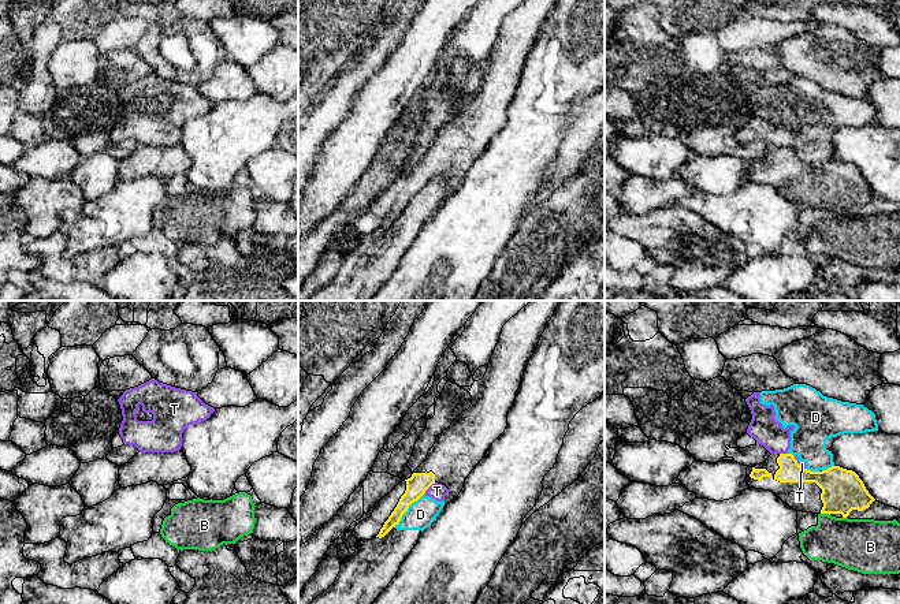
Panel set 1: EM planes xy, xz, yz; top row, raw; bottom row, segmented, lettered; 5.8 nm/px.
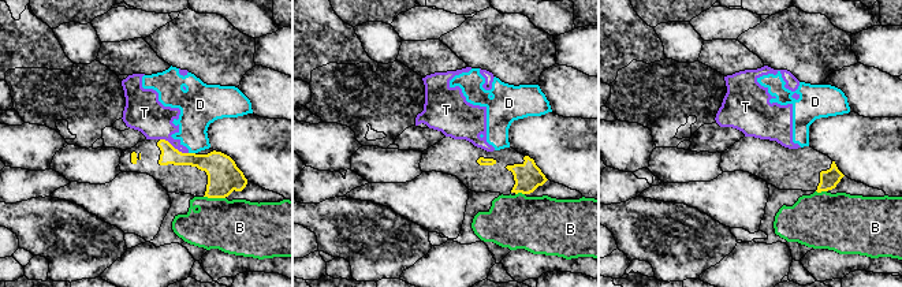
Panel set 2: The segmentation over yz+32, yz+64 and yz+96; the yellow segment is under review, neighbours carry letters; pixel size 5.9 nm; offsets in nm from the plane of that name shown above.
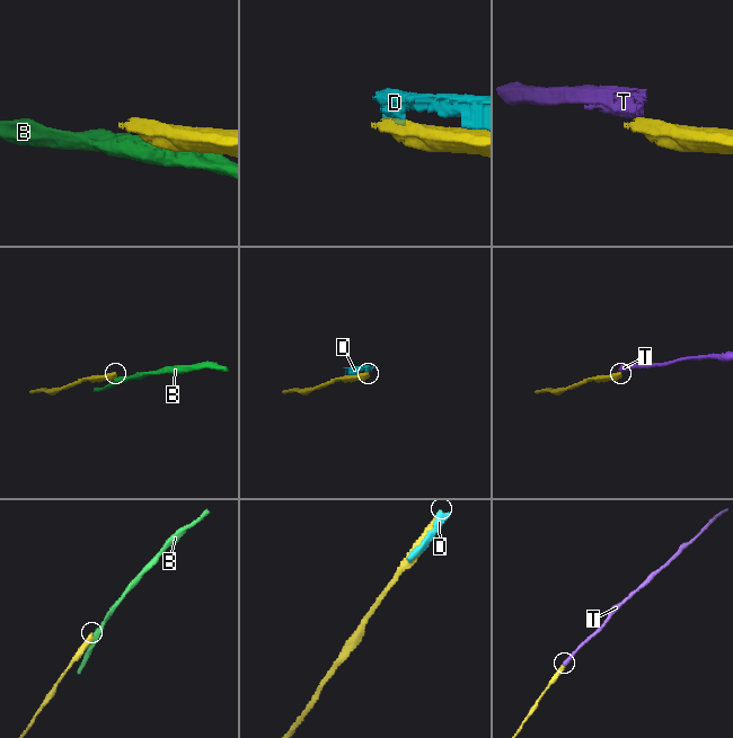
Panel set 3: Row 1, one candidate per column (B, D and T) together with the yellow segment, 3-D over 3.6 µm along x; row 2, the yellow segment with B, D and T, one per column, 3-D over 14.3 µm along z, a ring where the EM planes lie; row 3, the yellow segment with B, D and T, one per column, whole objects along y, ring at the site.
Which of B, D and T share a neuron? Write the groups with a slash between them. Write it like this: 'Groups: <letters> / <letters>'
Groups: B / D T

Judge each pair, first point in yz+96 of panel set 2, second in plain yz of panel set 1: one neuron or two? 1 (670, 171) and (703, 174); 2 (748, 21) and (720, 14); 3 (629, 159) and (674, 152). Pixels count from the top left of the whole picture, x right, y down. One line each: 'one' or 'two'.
1: one
2: two
3: one

